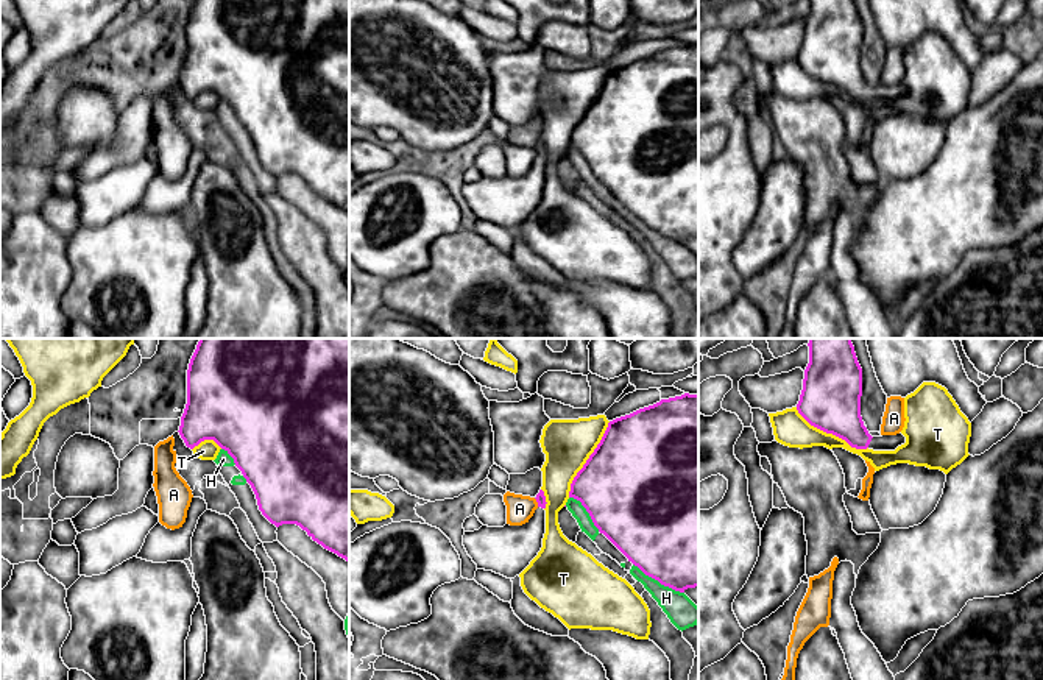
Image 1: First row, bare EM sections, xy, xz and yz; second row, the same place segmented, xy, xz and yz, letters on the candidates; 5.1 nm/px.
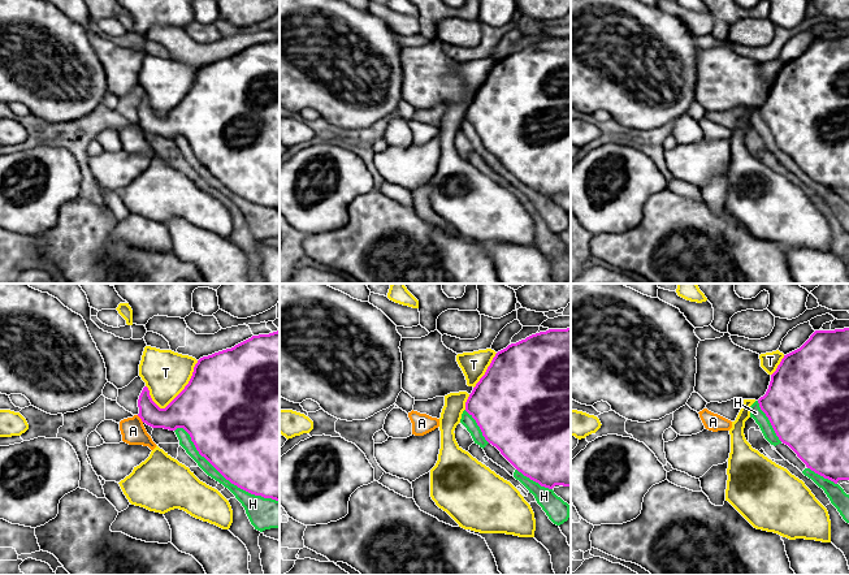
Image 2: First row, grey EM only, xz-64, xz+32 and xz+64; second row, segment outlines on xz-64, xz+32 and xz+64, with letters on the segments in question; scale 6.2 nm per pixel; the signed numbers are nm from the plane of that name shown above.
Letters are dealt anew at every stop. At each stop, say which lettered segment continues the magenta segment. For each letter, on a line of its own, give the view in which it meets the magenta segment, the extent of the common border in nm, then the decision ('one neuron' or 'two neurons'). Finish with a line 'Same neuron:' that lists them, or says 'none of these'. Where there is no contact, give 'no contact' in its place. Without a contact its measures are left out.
A: contact in xz; length 50 nm; two neurons
H: contact in xz; length 300 nm; two neurons
T: contact in xz; length 440 nm; two neurons
Same neuron: none of these

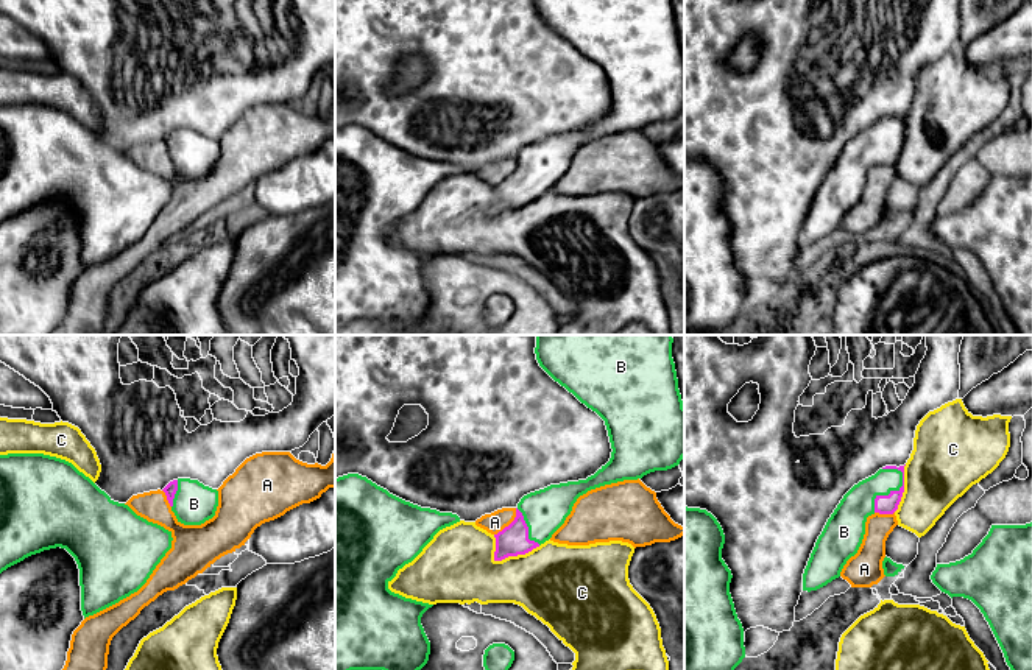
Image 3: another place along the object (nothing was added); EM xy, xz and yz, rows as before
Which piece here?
A: contact in xz; length 180 nm; two neurons
B: contact in yz; length 260 nm; one neuron
C: contact in xz; length 260 nm; two neurons
Same neuron: B

